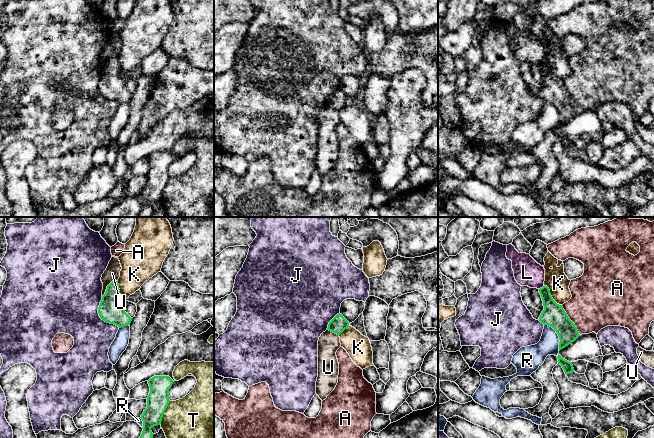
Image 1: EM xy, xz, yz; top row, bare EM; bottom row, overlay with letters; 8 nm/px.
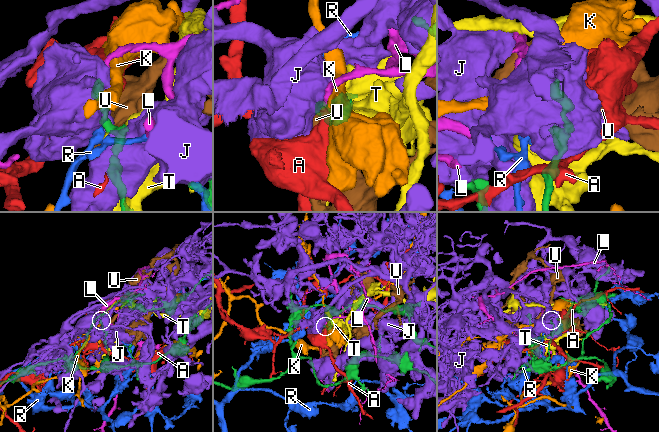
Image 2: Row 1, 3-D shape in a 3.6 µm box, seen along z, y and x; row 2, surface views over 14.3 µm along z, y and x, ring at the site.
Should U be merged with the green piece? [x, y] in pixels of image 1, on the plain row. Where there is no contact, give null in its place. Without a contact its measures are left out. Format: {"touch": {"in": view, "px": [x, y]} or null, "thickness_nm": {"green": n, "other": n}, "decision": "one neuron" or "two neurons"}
{"touch": {"in": "xy", "px": [107, 62]}, "thickness_nm": {"green": 200, "other": 130}, "decision": "two neurons"}

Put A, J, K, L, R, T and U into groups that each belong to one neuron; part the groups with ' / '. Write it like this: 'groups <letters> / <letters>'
groups A / J / K / L / R / T / U

